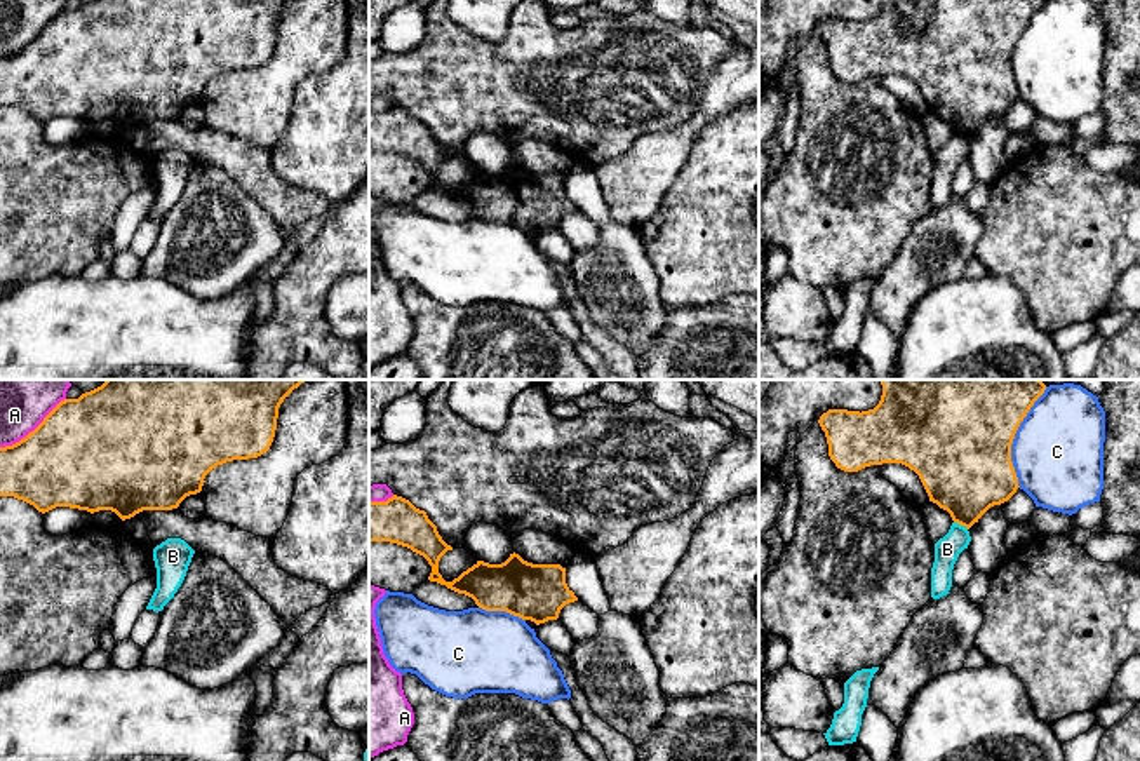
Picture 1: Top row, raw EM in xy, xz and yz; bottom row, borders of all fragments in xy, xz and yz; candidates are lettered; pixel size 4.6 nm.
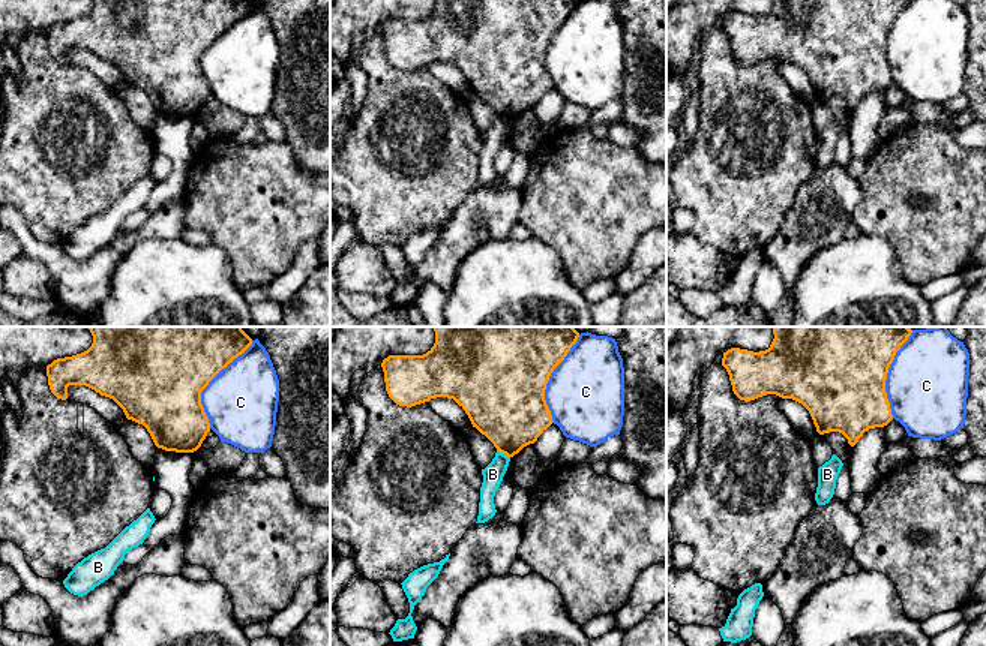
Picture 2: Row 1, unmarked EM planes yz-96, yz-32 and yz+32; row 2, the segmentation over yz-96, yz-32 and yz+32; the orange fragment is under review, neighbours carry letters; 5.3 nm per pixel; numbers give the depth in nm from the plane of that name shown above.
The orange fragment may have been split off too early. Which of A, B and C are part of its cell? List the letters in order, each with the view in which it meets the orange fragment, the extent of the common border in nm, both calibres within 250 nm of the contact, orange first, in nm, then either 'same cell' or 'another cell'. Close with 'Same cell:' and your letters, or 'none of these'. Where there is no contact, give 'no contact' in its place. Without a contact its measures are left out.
A: xy | 380 nm | 480/200 nm | another cell
B: yz | 80 nm | 400/120 nm | another cell
C: yz | 460 nm | 480/420 nm | another cell
Same cell: none of these

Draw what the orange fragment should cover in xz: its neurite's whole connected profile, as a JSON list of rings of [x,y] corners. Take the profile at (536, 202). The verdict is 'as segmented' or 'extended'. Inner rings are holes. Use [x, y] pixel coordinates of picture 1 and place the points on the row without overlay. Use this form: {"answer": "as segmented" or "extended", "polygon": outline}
{"answer": "as segmented", "polygon": [[[393,104],[386,111],[369,111],[369,153],[390,152],[423,165],[432,176],[430,192],[465,204],[486,221],[506,221],[536,235],[557,230],[560,219],[578,211],[566,193],[560,174],[533,174],[519,164],[501,174],[477,171],[453,192],[439,183],[439,171],[453,160],[425,120]]]}

